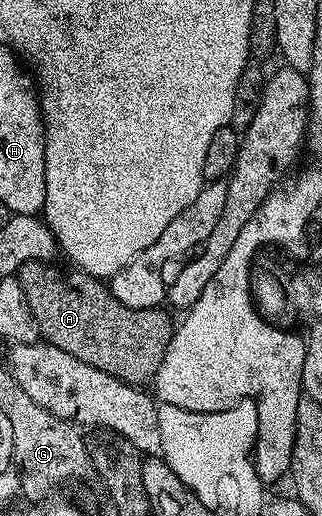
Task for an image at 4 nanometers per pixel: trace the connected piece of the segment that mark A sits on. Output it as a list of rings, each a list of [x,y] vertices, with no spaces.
[[[40,260],[38,262],[26,262],[22,268],[20,268],[17,275],[19,279],[19,284],[21,286],[21,292],[25,294],[25,304],[29,306],[29,312],[33,316],[33,320],[37,324],[40,335],[48,343],[56,345],[57,348],[63,349],[65,352],[71,356],[75,356],[77,360],[84,361],[87,365],[92,365],[93,368],[100,369],[101,372],[109,373],[115,378],[119,378],[122,382],[128,382],[132,386],[139,388],[142,387],[147,382],[150,383],[154,379],[157,368],[161,368],[161,360],[165,360],[165,352],[169,348],[169,340],[173,333],[173,321],[166,314],[168,311],[163,308],[156,308],[150,310],[149,308],[129,308],[125,304],[121,304],[121,300],[117,300],[117,296],[113,296],[113,292],[106,285],[100,284],[96,279],[92,278],[90,274],[85,274],[82,272],[74,272],[75,274],[62,274],[57,267],[51,266],[50,261]]]

